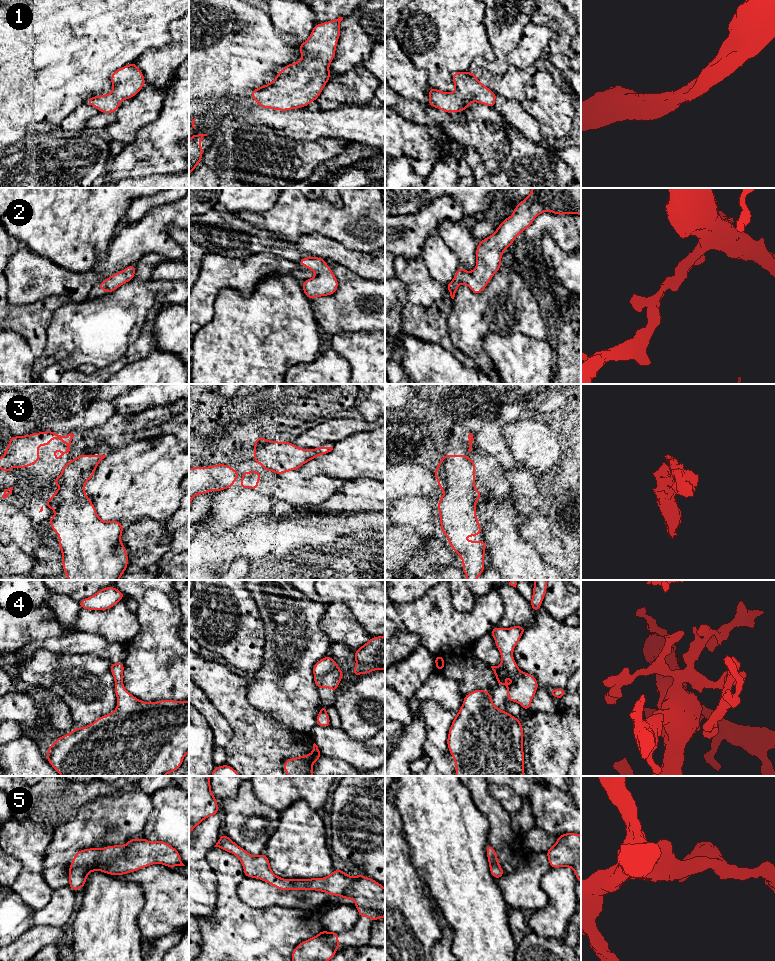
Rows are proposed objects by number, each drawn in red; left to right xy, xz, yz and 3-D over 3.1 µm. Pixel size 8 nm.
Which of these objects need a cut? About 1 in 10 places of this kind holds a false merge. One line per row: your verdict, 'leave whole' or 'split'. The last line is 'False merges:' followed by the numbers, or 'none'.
1: leave whole
2: leave whole
3: split
4: leave whole
5: leave whole
False merges: 3

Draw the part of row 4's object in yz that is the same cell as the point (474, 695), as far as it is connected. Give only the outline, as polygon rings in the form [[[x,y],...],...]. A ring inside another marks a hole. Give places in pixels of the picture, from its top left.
[[[476,689],[464,696],[464,702],[450,726],[447,745],[455,761],[456,776],[524,776],[522,723],[493,704],[487,690]]]

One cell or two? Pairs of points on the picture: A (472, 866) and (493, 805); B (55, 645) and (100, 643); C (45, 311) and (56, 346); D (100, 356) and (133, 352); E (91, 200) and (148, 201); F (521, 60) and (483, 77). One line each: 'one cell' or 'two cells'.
A: two cells
B: one cell
C: two cells
D: two cells
E: two cells
F: two cells

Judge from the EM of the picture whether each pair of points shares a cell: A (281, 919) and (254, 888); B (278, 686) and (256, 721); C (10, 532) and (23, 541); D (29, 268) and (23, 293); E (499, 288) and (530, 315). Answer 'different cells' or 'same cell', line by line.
A: different cells
B: different cells
C: same cell
D: same cell
E: same cell

